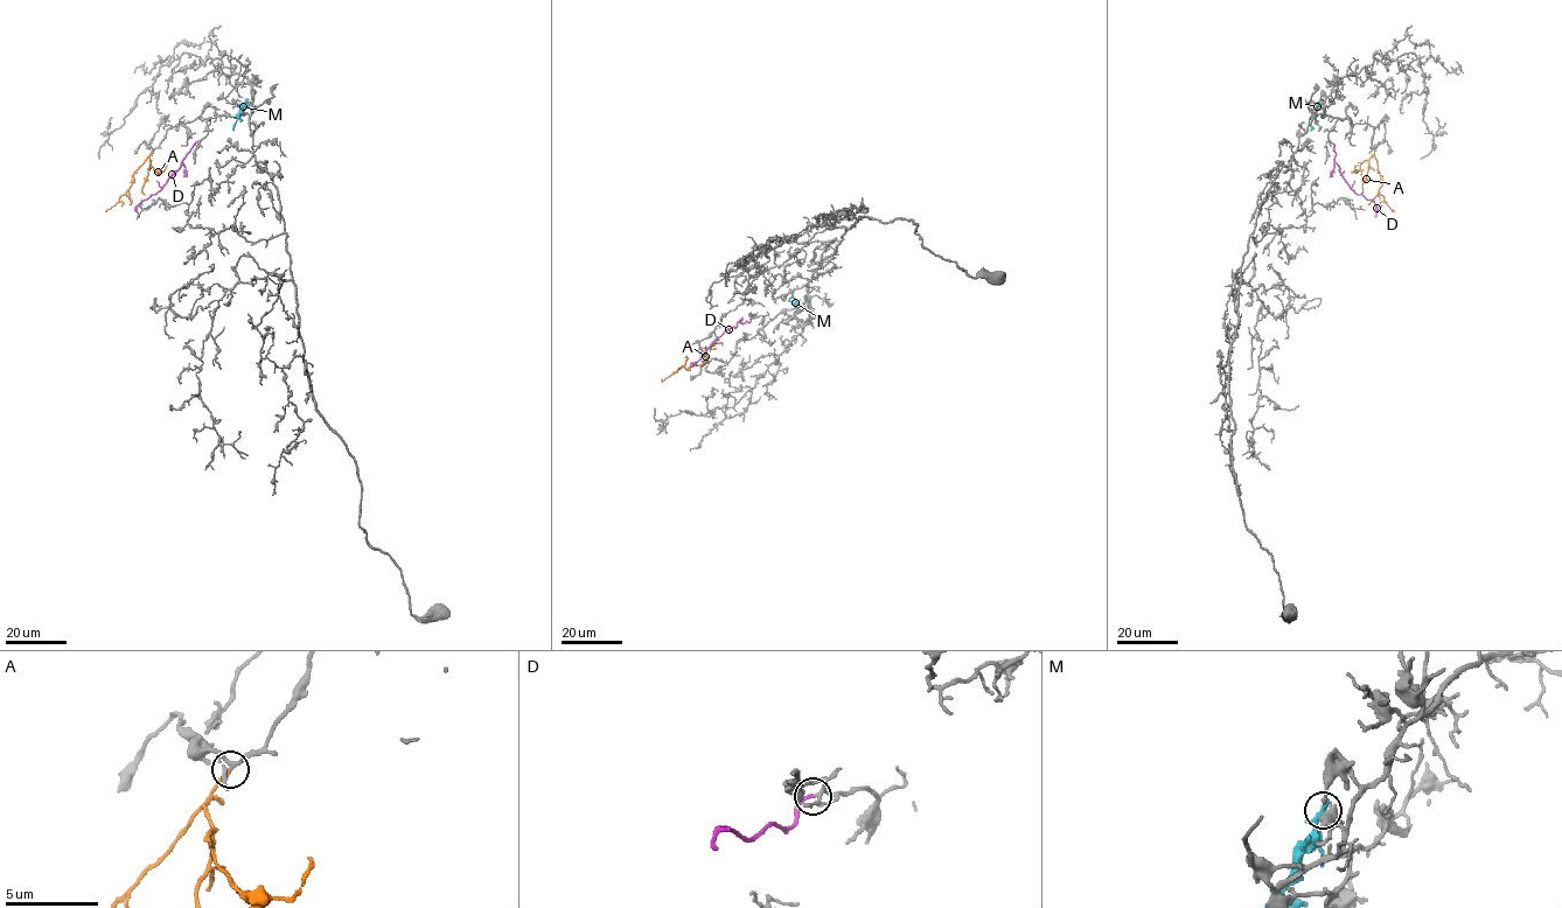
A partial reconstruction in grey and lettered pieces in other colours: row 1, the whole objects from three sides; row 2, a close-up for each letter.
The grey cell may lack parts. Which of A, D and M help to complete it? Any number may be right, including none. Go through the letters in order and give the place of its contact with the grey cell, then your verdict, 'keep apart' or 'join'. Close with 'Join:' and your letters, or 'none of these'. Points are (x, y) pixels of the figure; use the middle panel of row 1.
A: meets grey at (709, 362); join
D: meets grey at (753, 316); keep apart
M: meets grey at (802, 308); keep apart
Join: A

